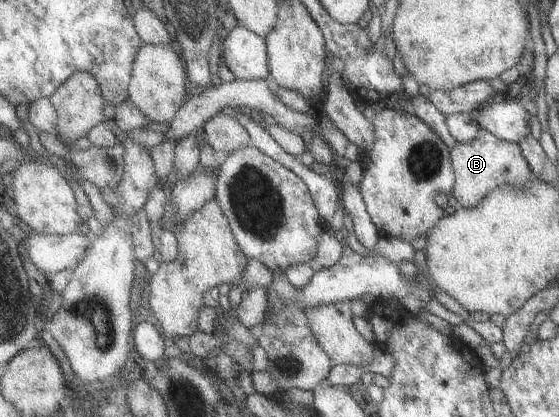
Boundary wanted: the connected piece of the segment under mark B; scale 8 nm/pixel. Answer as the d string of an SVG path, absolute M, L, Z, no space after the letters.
M482 129L468 143L455 141L449 149L449 160L454 176L452 195L462 208L476 205L498 184L506 183L511 188L522 188L531 179L531 171L522 157L519 145L498 139Z

